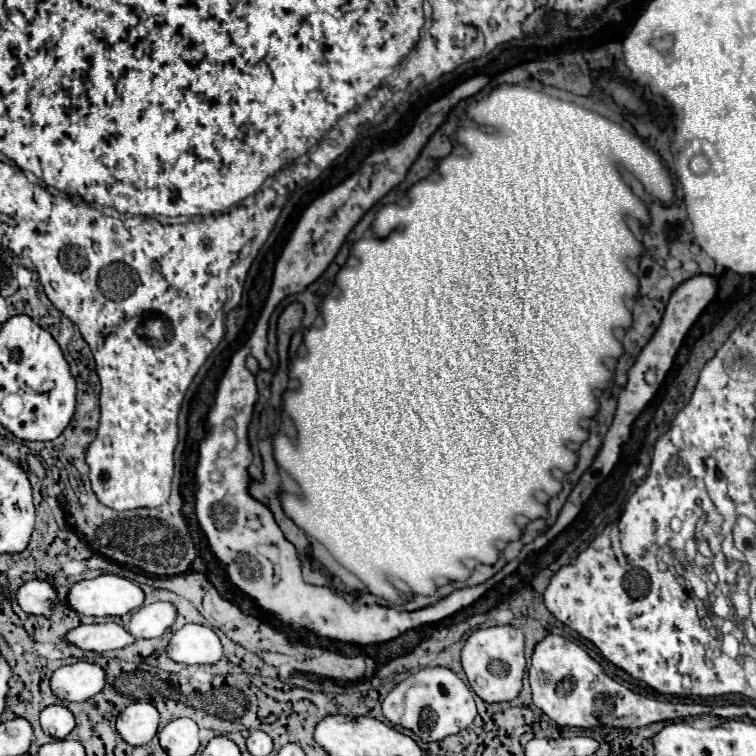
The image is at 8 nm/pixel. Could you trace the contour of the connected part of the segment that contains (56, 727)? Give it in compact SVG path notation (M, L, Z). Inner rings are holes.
M48 706L40 712L40 726L44 734L64 740L74 730L76 722L66 706Z

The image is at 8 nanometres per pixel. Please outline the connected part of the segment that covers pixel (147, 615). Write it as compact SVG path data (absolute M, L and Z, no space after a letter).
M152 602L152 604L146 604L146 606L138 608L132 614L126 630L134 638L144 638L144 640L146 638L158 638L172 626L174 620L176 620L174 604Z

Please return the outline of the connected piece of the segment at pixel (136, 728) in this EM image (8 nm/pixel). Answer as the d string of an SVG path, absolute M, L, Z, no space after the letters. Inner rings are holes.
M132 702L116 720L116 732L130 746L142 746L150 742L158 732L160 714L152 704Z

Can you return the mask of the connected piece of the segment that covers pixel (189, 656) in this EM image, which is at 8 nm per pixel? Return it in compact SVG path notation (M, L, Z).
M186 624L170 638L166 654L178 664L216 664L222 658L222 644L212 628Z

